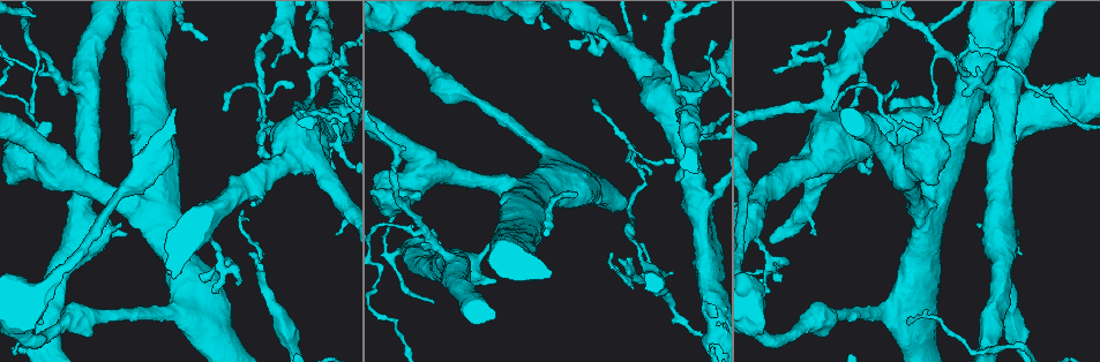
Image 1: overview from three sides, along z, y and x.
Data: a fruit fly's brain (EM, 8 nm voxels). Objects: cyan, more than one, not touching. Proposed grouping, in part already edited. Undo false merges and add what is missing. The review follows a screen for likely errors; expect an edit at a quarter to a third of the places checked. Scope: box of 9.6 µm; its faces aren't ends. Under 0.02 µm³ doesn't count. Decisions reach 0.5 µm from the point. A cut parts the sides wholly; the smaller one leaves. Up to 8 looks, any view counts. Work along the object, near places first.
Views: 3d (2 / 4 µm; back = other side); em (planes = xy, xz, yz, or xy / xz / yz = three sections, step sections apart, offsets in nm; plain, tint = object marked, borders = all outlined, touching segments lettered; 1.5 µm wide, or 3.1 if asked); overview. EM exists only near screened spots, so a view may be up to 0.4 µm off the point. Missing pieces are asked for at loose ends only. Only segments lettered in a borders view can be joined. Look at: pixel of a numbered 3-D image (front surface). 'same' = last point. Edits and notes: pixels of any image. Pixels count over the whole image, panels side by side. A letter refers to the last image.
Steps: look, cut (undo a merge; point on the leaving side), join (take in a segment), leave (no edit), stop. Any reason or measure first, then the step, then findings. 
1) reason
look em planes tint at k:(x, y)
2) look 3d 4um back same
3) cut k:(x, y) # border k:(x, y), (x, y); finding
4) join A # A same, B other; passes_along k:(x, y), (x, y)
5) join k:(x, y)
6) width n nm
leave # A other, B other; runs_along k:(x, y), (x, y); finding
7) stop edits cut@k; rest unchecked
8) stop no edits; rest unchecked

look 3d 4um at 1:(991, 264)

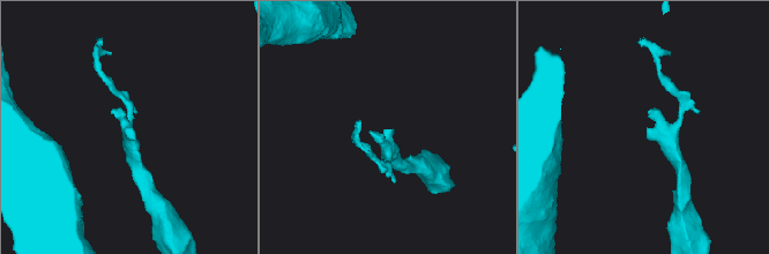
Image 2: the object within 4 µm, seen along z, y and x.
look em planes borders at 2:(385, 132)

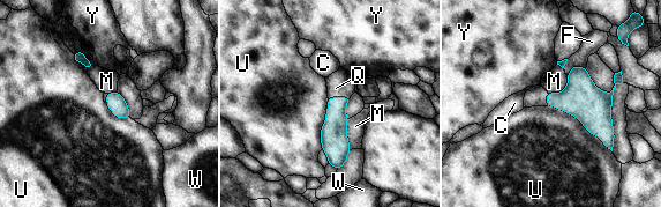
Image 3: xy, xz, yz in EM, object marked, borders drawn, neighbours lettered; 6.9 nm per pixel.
longest_contact U 550 nm
join Q # C other, F other, M other, Q same, U other, W other, Y other; passes_along 3:(333, 132), (338, 97), (339, 83); it goes on there

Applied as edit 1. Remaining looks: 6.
redraw
look overview

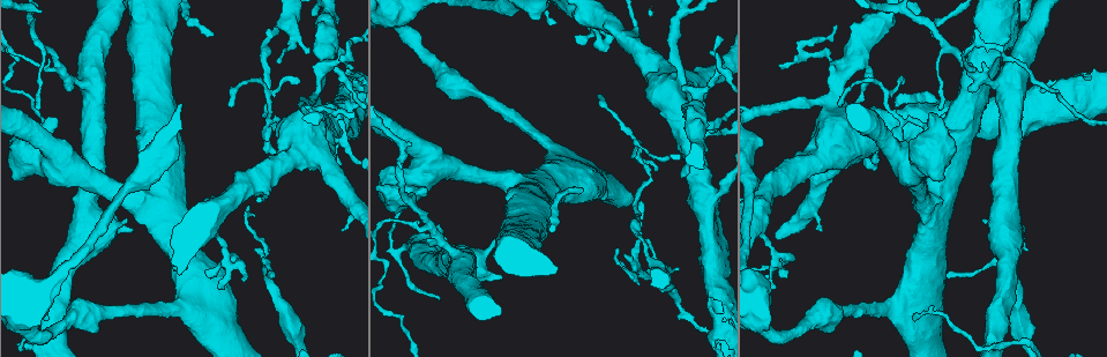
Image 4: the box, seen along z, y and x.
free end
look 3d 4um at 4:(678, 268)

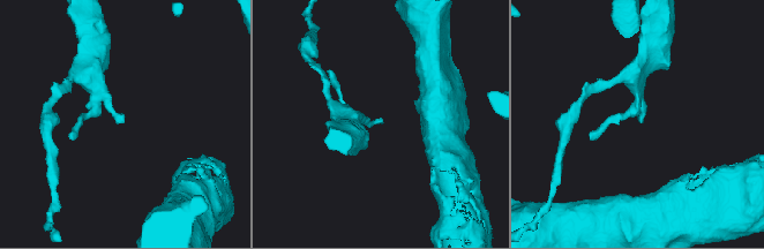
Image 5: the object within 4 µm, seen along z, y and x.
look em xz step 4 tint at 5:(379, 119)

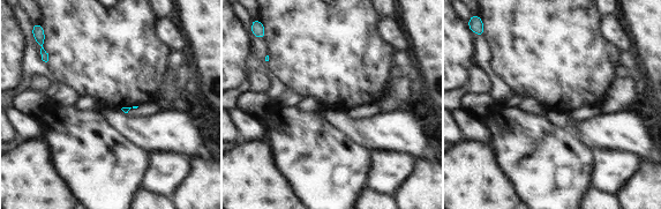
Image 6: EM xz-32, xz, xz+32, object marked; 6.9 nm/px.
look em planes borders same

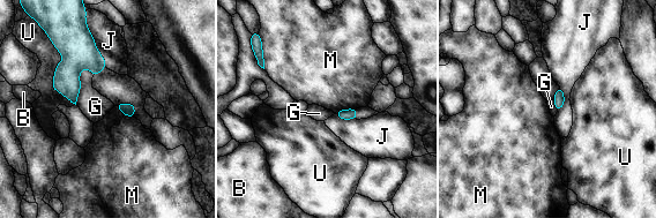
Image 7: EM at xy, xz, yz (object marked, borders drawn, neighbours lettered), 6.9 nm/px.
leave # B other, G other, J other, M other, U other; border 7:(116, 105), (125, 115), (134, 118); no lettered segment goes on from it

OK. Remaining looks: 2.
stop edits join@3; rest unchecked

